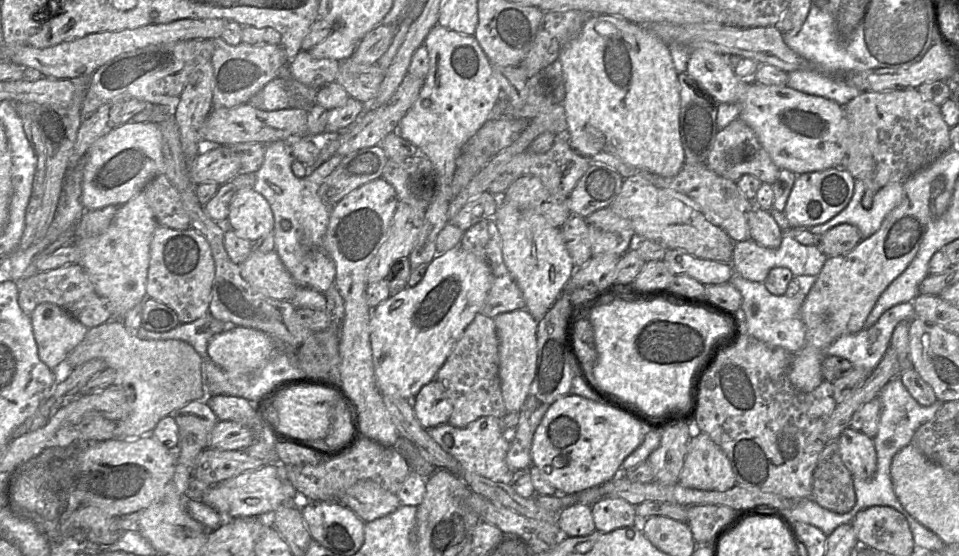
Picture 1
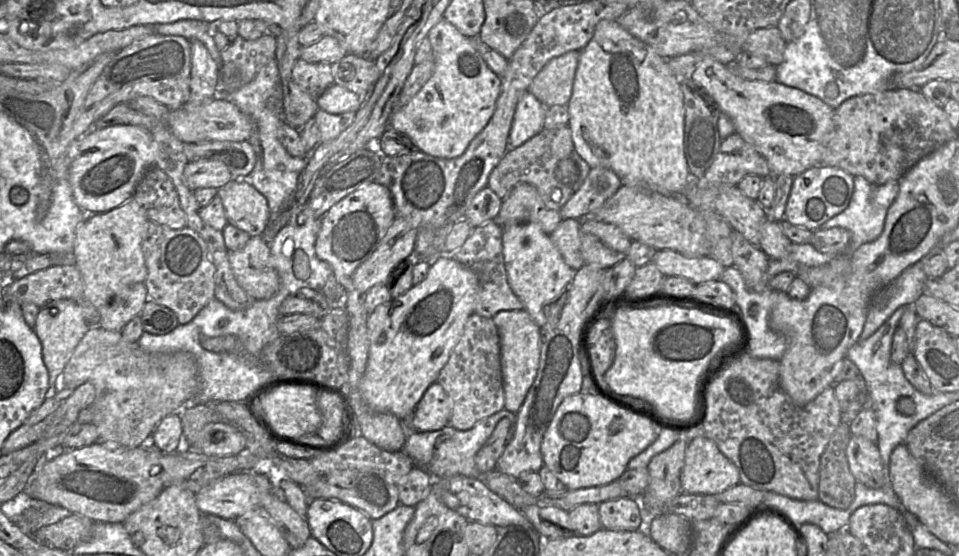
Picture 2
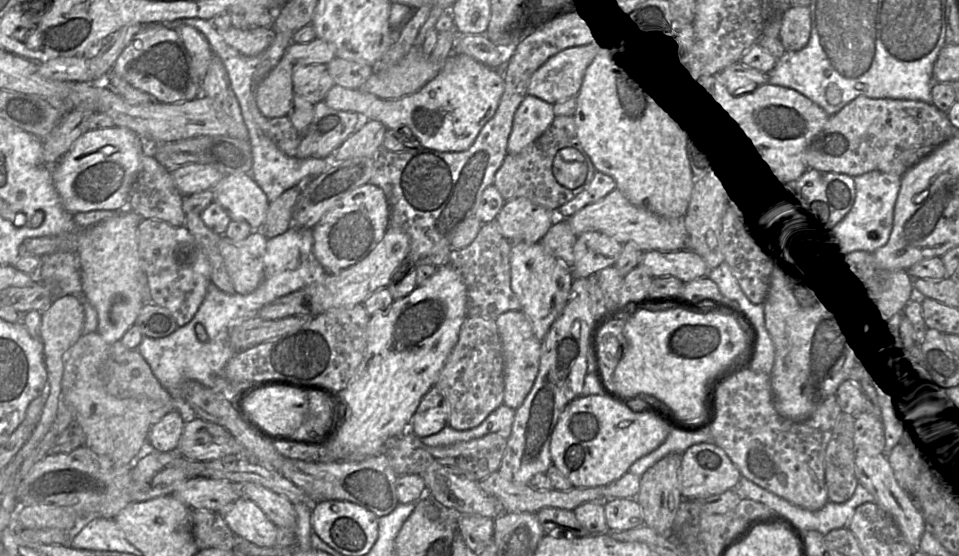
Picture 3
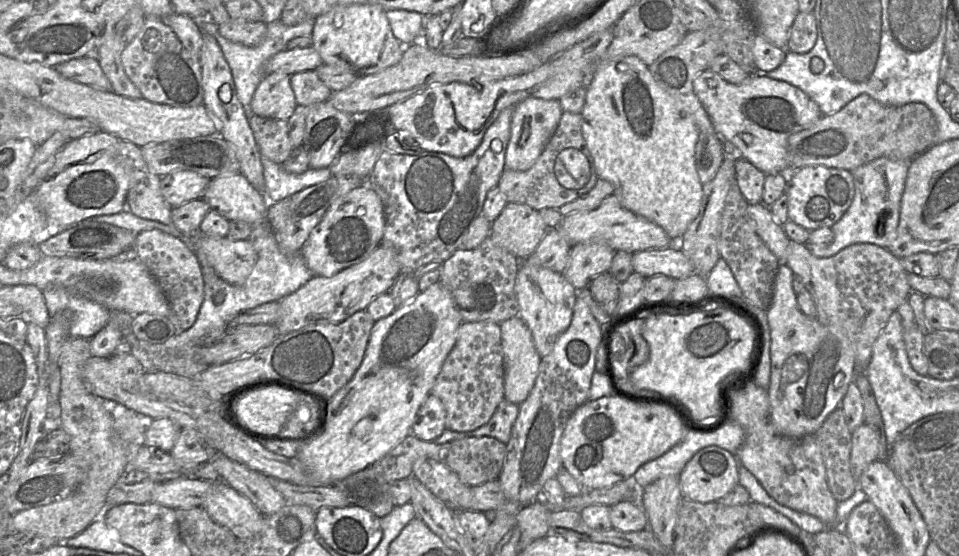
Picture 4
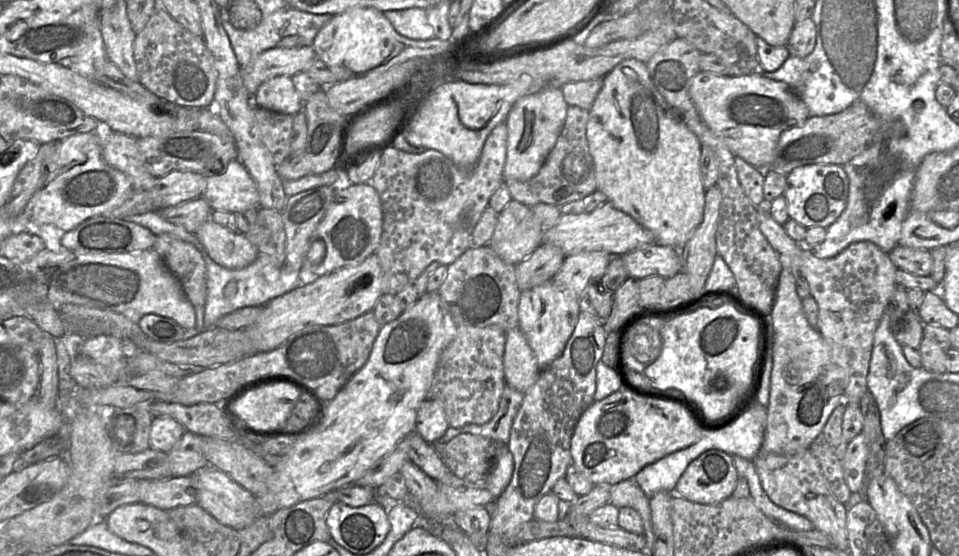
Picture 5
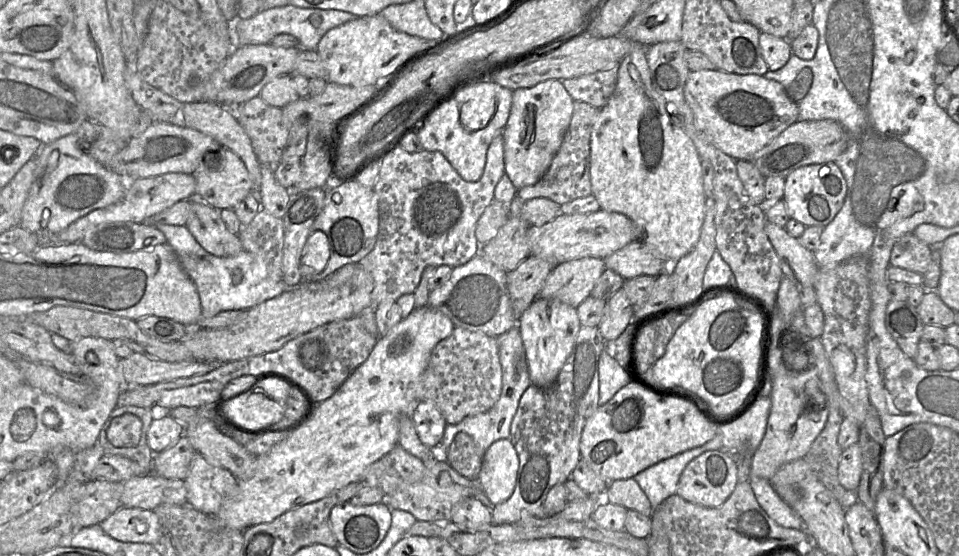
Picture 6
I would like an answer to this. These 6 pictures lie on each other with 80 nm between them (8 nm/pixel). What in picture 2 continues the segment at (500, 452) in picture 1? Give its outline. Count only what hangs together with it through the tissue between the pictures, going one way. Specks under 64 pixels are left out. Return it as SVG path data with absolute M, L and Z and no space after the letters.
M503 409L480 420L470 430L460 431L448 424L444 428L436 431L414 432L406 438L402 451L412 459L414 467L427 469L433 478L462 475L482 479L484 475L481 475L475 466L475 455L492 435L497 424L503 418L508 418L512 422L507 434L508 445L514 438L516 414Z

